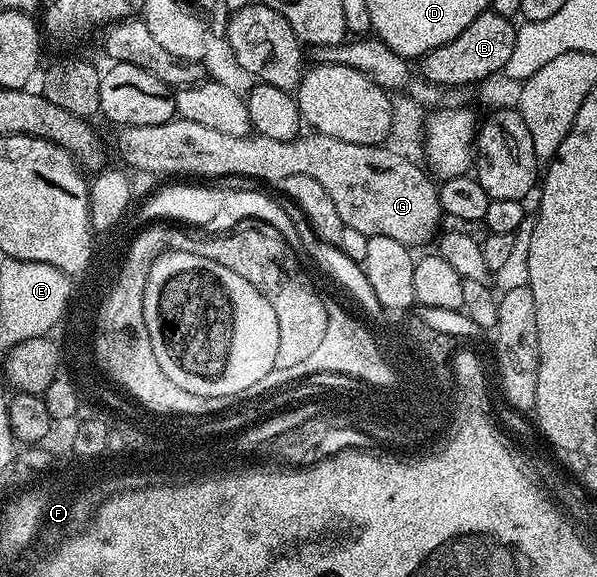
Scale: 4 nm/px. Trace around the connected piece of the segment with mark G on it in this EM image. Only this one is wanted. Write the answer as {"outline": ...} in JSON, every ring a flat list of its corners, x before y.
{"outline":[[172,119,165,123,137,127,125,125,114,130,115,149,124,161,124,166,132,165,143,173,160,173,165,179,171,179,176,173,179,179,201,179,210,177,216,179,223,176,245,176,254,178,259,183,271,181,277,183,281,179,289,179,289,175,308,173,325,187,329,199,333,199,337,211,341,214,344,226,353,231,361,231,367,238,373,236,388,236,397,243,408,247,416,247,427,240,431,231,441,225,441,210,439,207,439,191,436,182,431,182,423,174,420,164,410,162,409,159,393,155,383,145,362,145,361,143,345,143,341,139,333,139,333,135,308,132,282,141,269,139,258,135,238,137,237,135,222,134,213,131,201,123,189,122,182,119]]}

